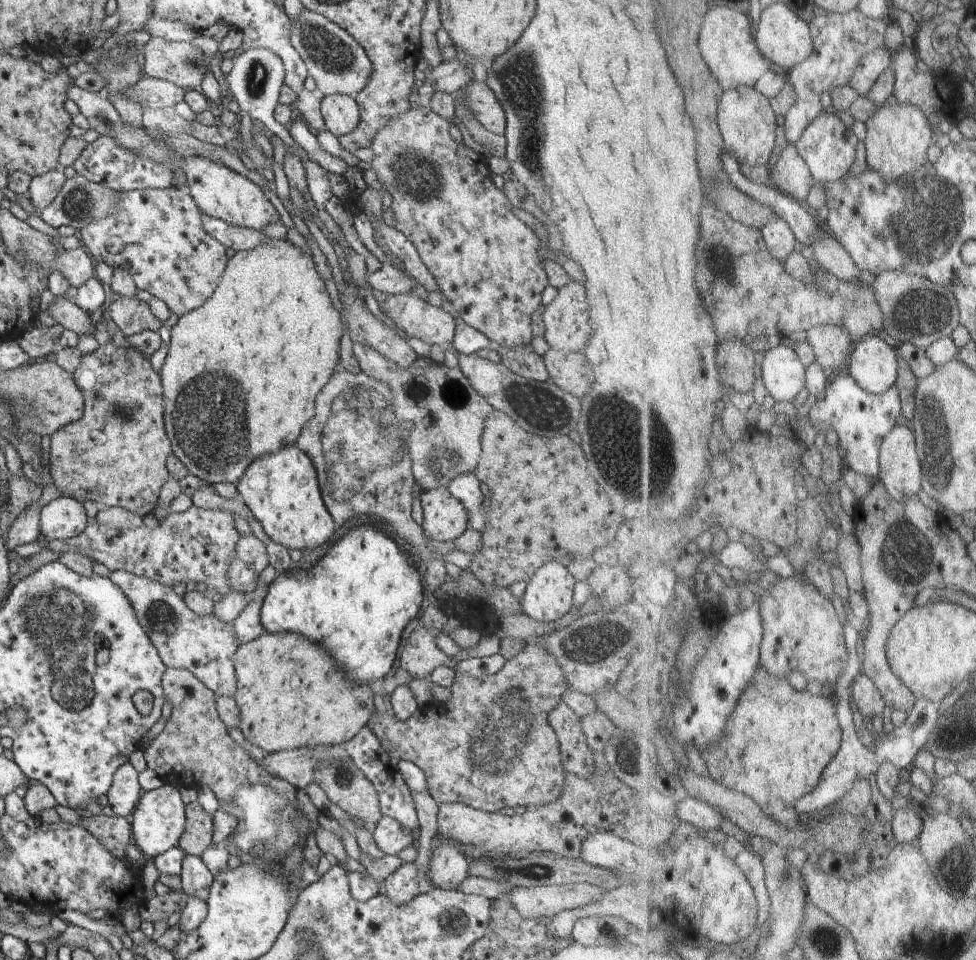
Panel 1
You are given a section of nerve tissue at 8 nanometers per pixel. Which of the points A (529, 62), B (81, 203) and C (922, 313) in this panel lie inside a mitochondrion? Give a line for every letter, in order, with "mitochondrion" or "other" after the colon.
A: mitochondrion
B: mitochondrion
C: mitochondrion

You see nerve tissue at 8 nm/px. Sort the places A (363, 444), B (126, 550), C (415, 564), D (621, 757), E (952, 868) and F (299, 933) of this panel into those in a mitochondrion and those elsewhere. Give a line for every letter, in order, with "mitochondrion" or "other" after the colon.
A: mitochondrion
B: other
C: other
D: mitochondrion
E: mitochondrion
F: other

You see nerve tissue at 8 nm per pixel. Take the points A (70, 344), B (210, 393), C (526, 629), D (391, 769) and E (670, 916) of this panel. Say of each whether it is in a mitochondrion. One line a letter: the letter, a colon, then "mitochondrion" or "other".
A: other
B: mitochondrion
C: other
D: other
E: other

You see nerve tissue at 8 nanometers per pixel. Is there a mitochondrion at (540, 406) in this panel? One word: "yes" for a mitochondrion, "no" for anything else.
yes

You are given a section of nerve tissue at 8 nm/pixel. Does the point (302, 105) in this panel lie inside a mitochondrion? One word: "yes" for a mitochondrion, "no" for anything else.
no

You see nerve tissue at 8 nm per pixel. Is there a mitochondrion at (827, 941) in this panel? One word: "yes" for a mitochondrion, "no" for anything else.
yes

